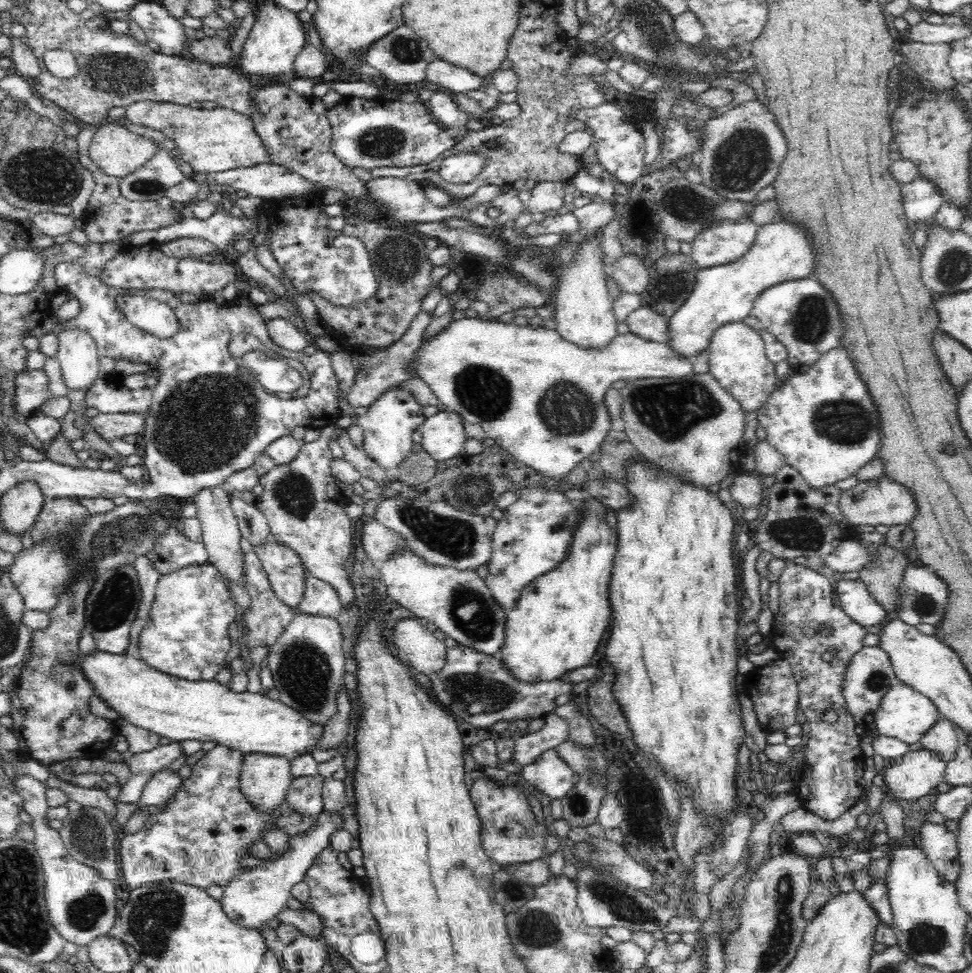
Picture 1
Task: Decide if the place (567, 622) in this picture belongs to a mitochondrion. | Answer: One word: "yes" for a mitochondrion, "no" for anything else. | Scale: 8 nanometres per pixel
no

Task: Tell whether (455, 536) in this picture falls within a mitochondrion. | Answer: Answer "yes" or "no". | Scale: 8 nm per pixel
yes

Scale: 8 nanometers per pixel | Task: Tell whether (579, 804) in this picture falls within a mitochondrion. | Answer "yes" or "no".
yes

